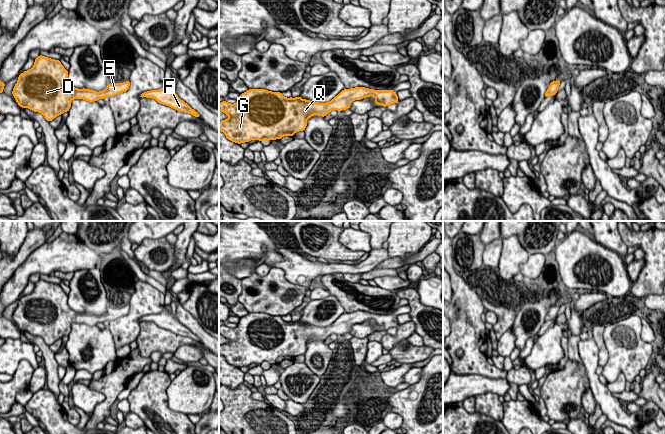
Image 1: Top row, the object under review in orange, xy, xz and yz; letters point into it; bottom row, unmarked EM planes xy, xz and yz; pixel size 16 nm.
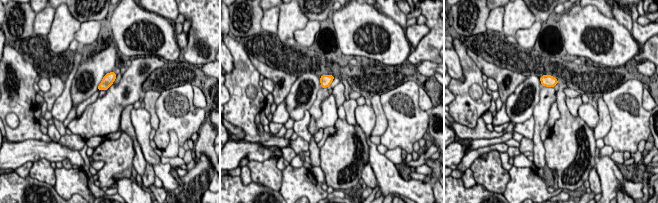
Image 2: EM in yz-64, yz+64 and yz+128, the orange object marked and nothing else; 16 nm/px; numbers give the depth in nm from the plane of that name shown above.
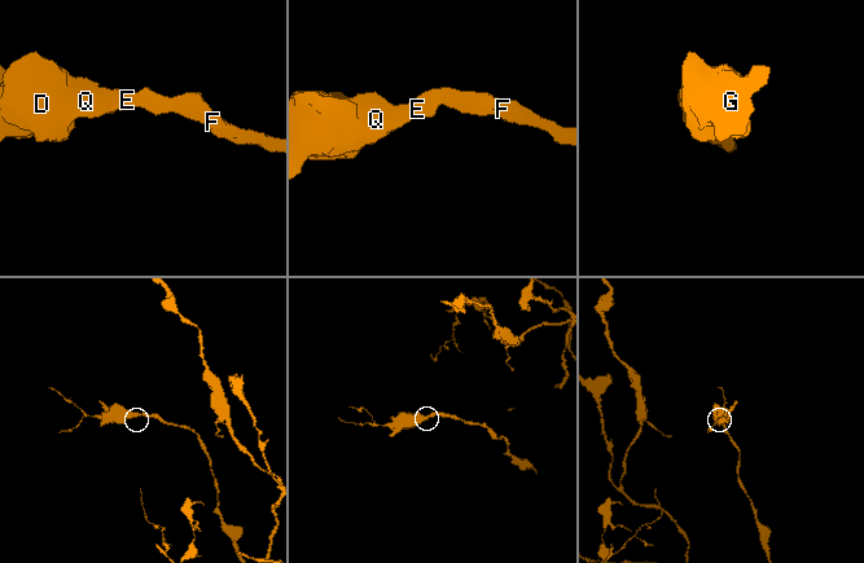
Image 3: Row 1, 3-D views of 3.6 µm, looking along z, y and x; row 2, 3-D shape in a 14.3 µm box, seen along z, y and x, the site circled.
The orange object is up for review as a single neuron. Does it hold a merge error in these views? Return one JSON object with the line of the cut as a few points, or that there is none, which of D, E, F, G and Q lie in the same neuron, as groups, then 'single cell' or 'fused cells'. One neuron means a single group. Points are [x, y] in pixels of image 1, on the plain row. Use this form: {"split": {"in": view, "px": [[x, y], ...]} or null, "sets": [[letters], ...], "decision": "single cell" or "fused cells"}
{"split": null, "sets": [["D", "E", "F", "G", "Q"]], "decision": "single cell"}

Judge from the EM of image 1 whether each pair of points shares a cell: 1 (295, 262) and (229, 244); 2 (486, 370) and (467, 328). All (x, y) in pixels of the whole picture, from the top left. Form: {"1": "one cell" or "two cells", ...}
{"1": "two cells", "2": "one cell"}

